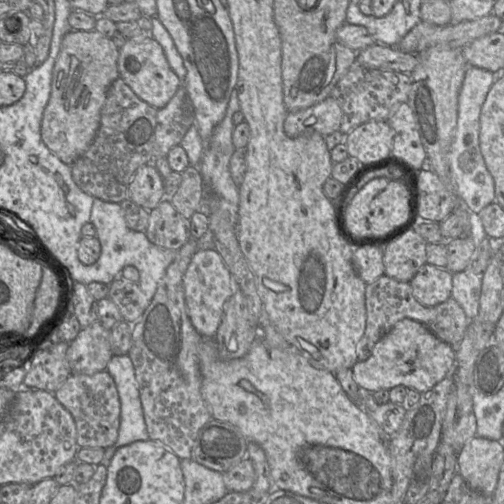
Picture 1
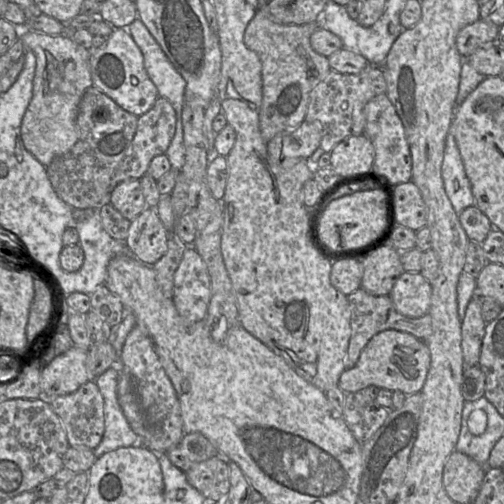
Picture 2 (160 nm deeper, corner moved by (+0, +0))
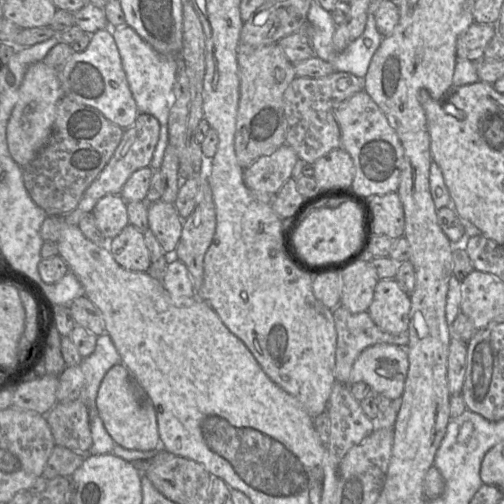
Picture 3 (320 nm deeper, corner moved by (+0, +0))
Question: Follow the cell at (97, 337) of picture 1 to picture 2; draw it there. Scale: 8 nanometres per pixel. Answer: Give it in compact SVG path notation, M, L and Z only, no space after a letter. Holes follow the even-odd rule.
M72 346L45 366L41 372L39 398L50 400L68 395L87 383L87 353L88 350Z

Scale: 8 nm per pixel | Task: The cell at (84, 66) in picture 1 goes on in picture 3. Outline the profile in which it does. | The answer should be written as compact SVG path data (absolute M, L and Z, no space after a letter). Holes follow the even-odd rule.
M44 61L30 66L6 128L9 153L19 166L25 166L32 161L46 144L55 120L57 104L63 97L56 69L47 66Z

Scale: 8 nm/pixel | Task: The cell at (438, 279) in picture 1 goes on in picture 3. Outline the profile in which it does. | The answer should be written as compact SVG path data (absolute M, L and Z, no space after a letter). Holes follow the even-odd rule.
M388 278L377 283L367 312L381 330L398 335L407 332L410 307L410 294L395 279Z

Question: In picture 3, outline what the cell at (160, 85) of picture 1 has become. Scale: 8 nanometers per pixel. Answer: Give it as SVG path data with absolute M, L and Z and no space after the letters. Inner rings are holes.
M102 29L94 32L87 48L82 52L75 52L56 70L64 97L97 109L105 118L124 130L129 128L140 114L111 31Z

